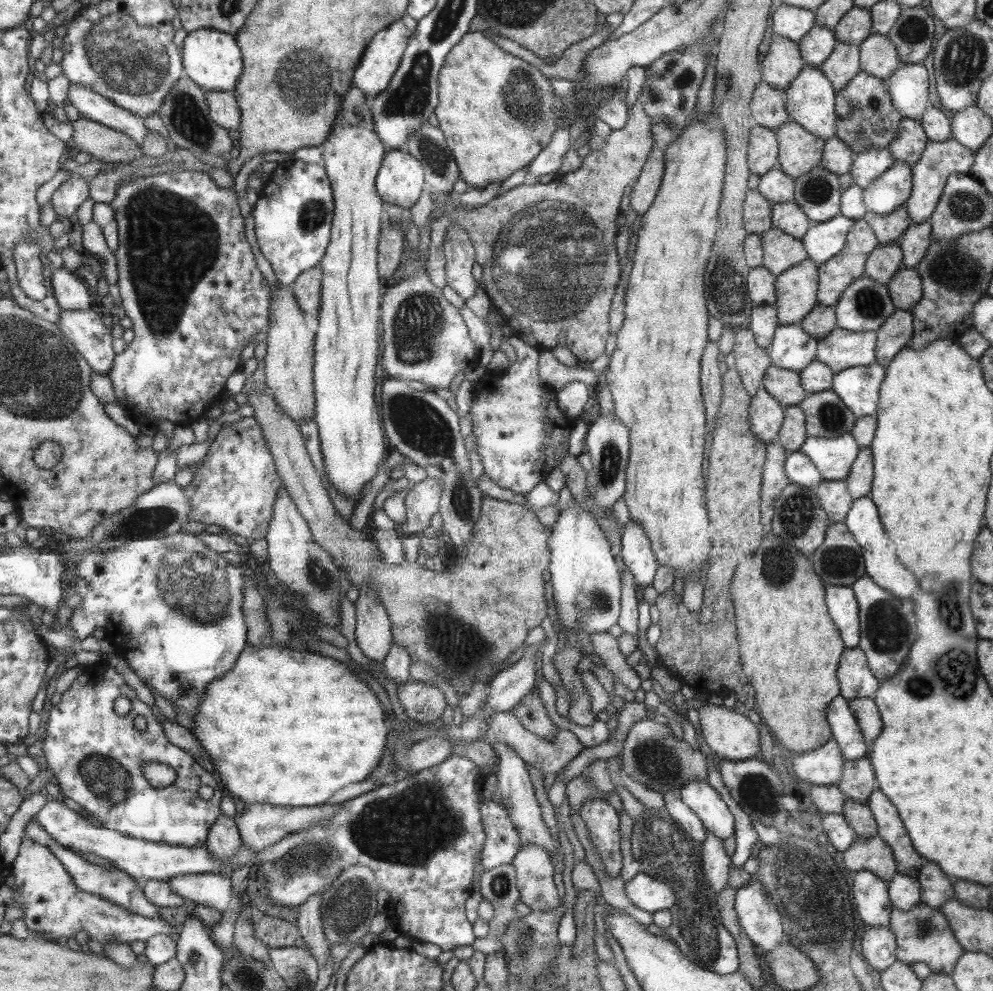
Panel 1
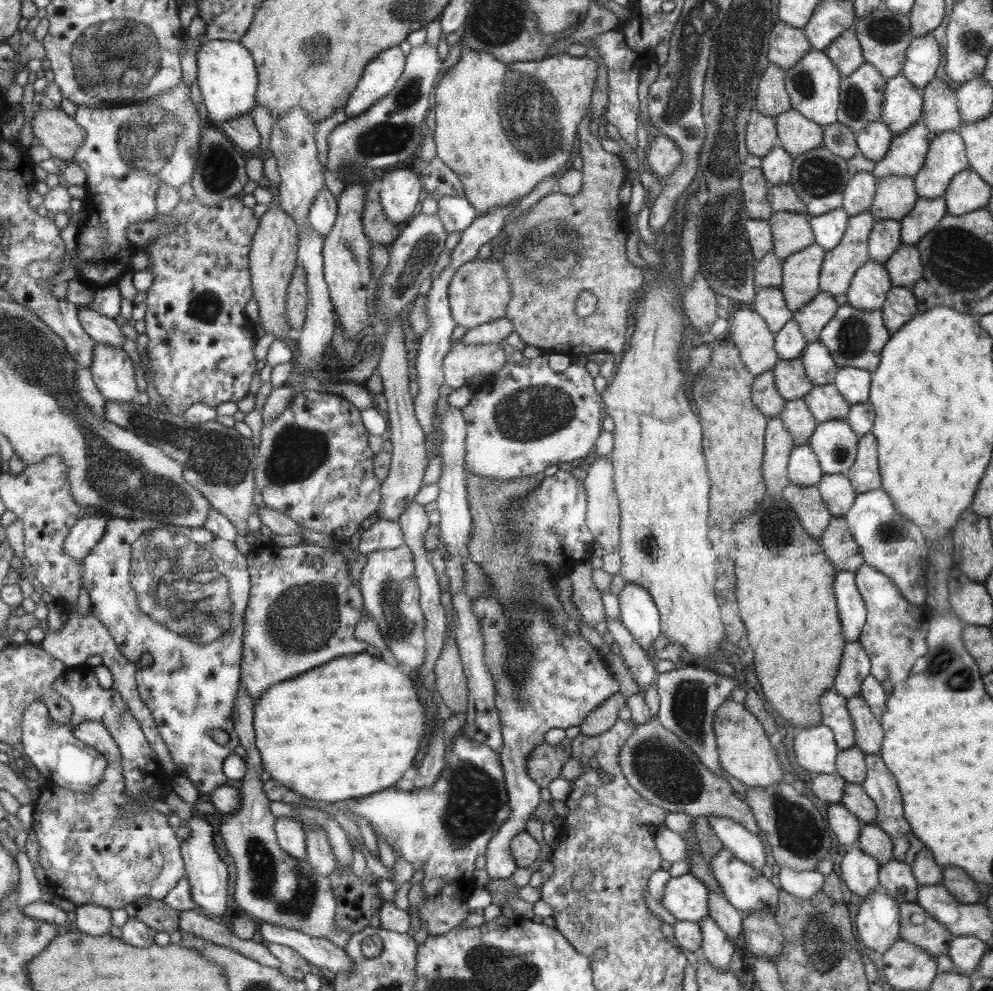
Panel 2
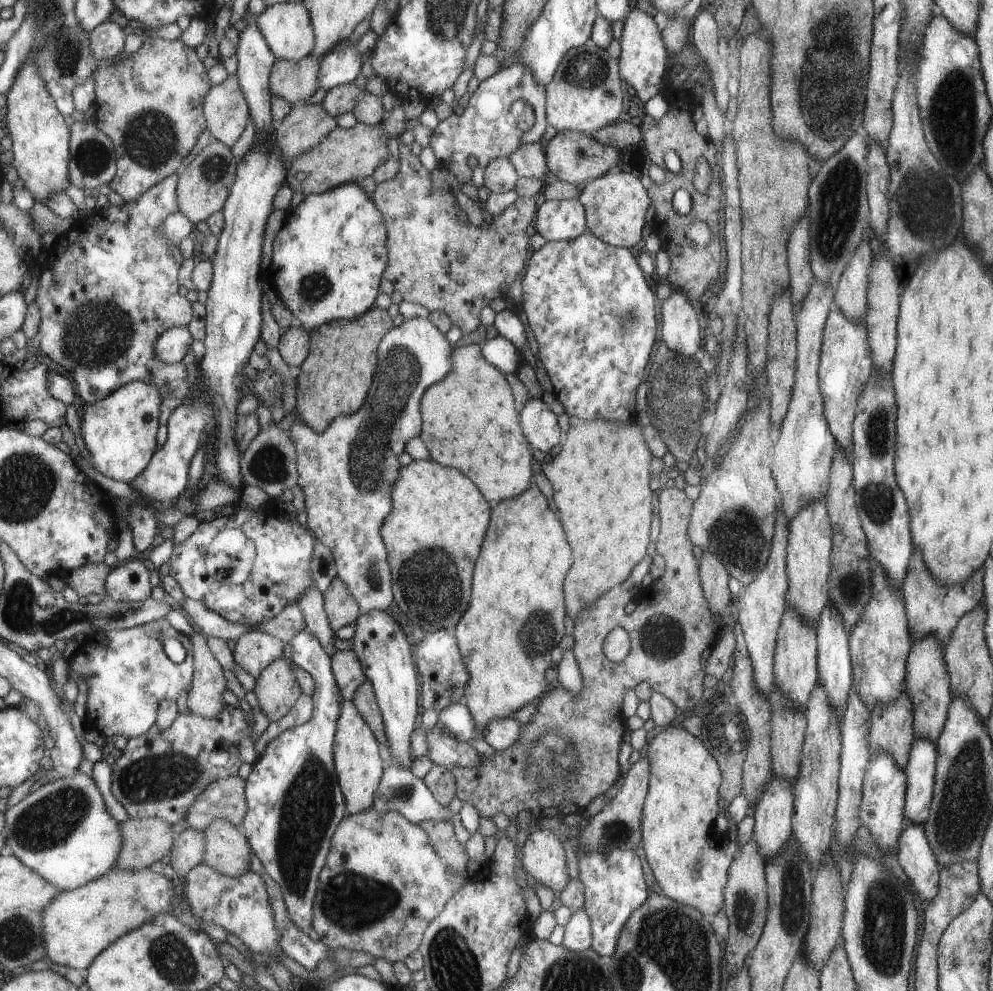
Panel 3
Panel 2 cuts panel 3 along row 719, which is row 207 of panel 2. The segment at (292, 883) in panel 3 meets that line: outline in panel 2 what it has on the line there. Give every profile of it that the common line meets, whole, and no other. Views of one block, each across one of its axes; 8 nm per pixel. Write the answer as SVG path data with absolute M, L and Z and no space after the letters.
M325 188L318 190L308 208L308 222L318 236L326 240L336 224L338 212L337 197Z

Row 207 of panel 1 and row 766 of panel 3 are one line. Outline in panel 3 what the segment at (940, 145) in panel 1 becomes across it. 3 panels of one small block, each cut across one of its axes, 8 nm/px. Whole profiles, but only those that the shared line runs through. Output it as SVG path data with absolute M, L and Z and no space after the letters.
M915 738L906 765L906 823L923 825L932 811L934 782L937 772L937 742Z

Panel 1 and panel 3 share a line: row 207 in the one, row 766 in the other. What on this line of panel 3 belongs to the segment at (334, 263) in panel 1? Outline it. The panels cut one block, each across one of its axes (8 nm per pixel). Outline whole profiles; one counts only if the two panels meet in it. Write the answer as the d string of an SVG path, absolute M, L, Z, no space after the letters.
M345 699L342 700L340 718L337 720L336 745L333 747L333 755L348 814L370 809L374 804L374 792L377 792L387 761L377 737L374 736L373 729L365 721L361 711L352 701Z

